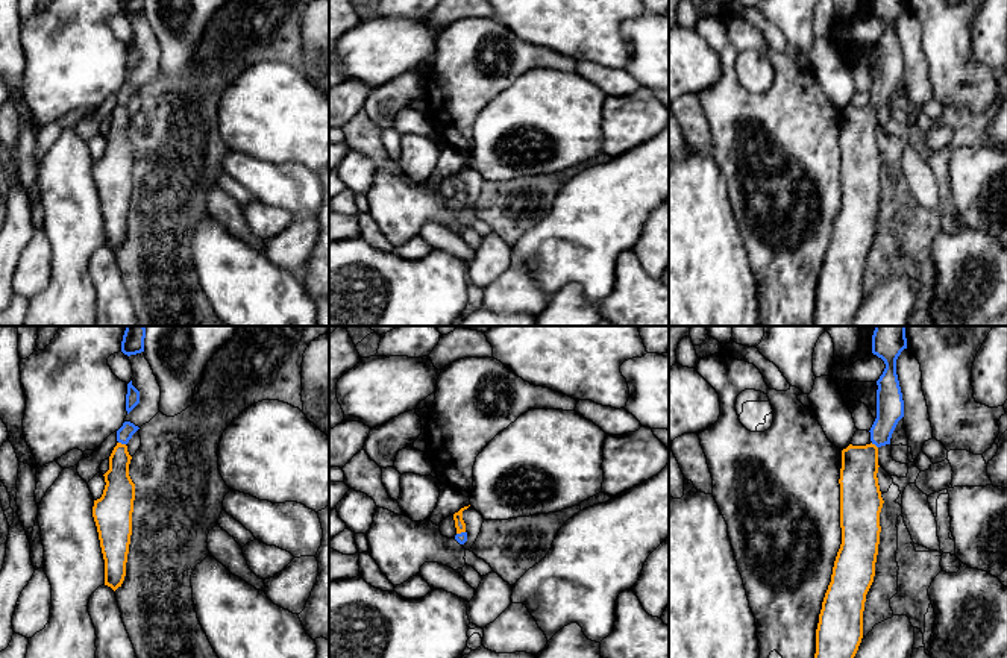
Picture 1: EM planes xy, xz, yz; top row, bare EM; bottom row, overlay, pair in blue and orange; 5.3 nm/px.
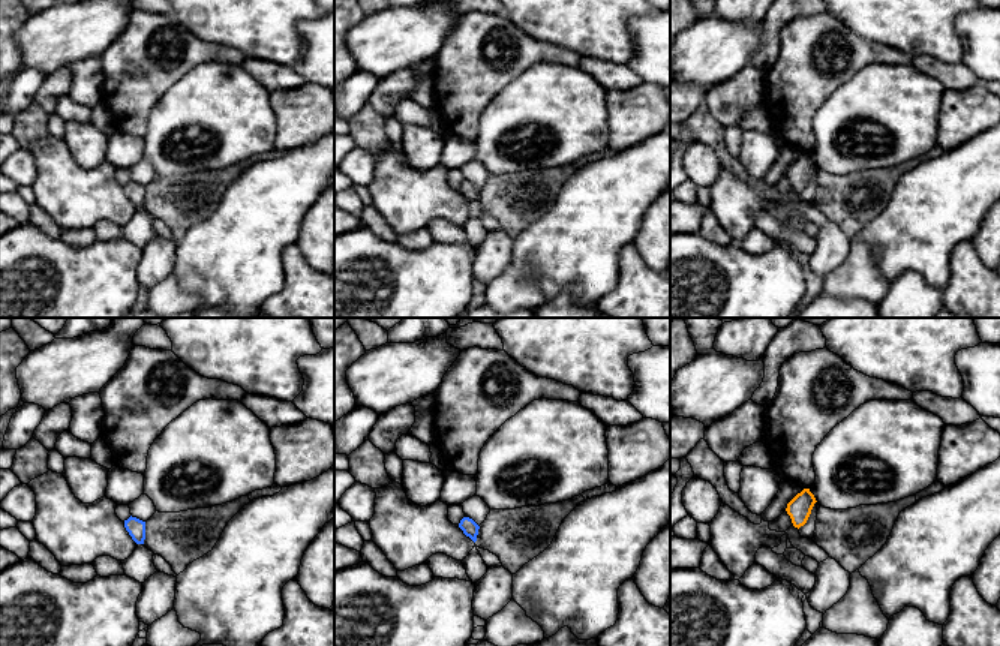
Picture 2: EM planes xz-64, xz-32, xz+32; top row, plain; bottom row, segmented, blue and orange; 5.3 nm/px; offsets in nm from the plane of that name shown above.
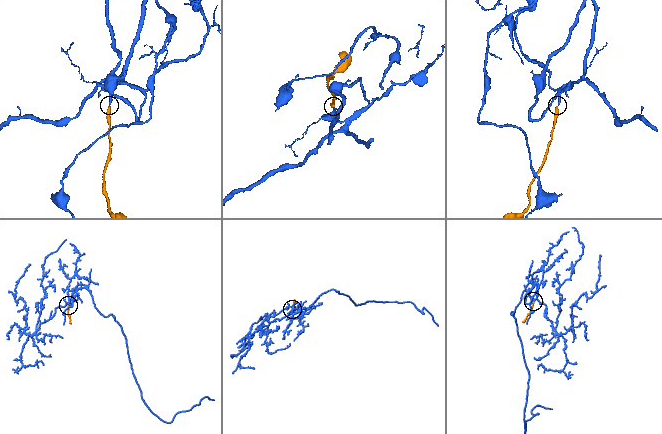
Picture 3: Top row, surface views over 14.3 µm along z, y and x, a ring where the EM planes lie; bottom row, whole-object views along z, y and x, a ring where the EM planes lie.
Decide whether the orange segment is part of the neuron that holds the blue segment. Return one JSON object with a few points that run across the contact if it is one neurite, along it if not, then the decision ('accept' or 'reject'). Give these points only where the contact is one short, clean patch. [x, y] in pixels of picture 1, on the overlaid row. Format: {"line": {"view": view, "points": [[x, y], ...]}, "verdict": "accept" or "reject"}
{"line": {"view": "xy", "points": [[128, 429], [122, 443], [120, 490]]}, "verdict": "accept"}

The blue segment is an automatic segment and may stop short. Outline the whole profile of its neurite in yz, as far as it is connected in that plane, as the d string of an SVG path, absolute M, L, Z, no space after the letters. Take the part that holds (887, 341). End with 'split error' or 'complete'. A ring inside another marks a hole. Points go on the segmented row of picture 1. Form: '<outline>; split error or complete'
M875 326L872 353L886 364L877 381L877 418L869 431L871 444L849 444L842 450L842 544L819 614L814 658L854 658L863 638L863 611L875 576L884 503L877 478L878 449L890 444L904 417L896 374L896 359L904 349L905 326Z; split error

